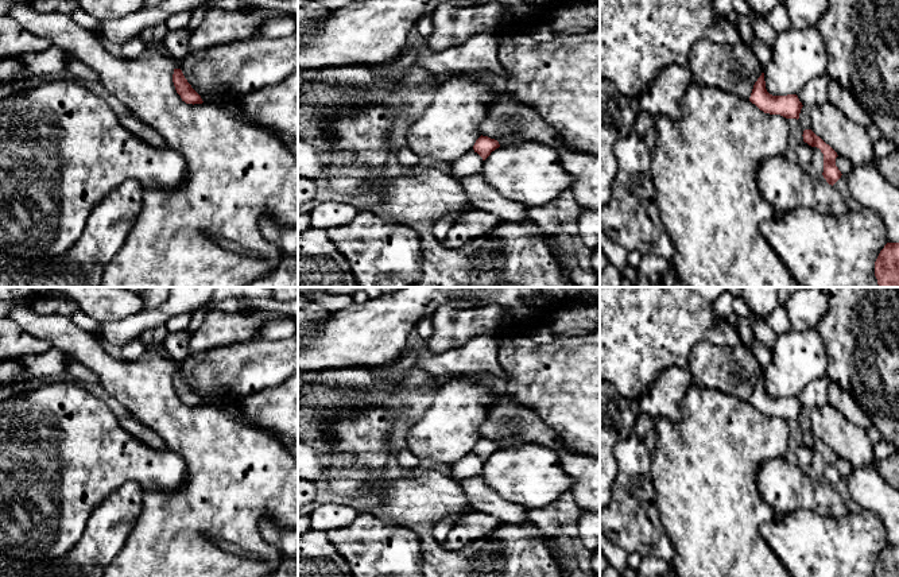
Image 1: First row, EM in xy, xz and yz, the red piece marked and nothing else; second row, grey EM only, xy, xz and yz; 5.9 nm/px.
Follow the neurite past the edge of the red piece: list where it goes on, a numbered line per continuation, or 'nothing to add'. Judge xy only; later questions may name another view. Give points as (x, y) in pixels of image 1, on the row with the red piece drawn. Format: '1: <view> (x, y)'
nothing to add

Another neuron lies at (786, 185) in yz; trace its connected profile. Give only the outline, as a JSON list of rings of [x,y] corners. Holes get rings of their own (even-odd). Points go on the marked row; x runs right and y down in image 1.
[[[784,155],[764,159],[760,163],[757,186],[776,213],[799,206],[825,216],[842,214],[849,210],[834,186],[819,181],[810,170],[790,162]]]

